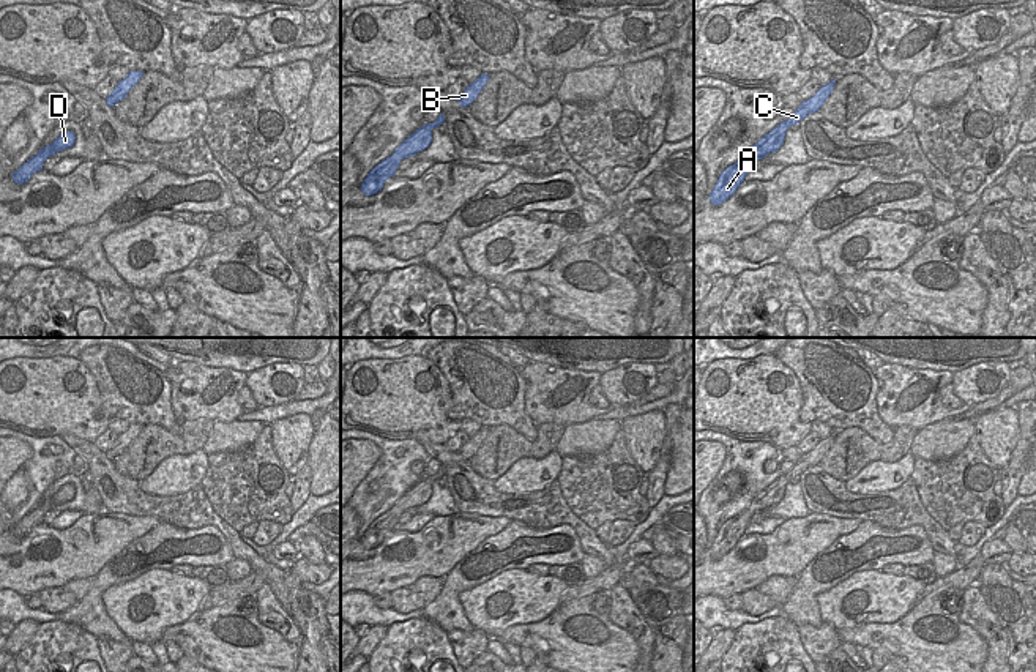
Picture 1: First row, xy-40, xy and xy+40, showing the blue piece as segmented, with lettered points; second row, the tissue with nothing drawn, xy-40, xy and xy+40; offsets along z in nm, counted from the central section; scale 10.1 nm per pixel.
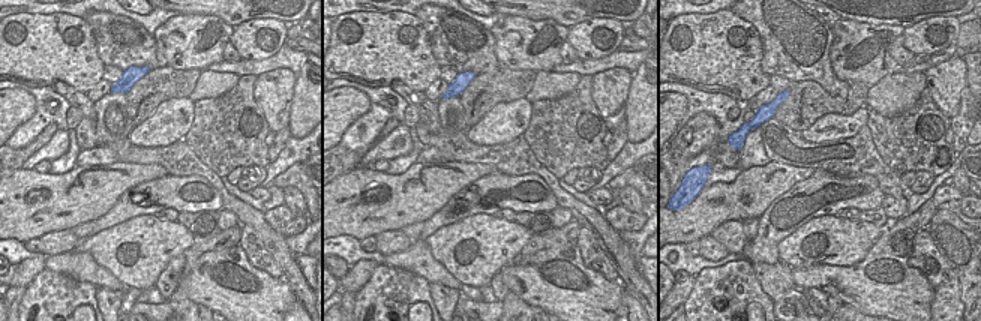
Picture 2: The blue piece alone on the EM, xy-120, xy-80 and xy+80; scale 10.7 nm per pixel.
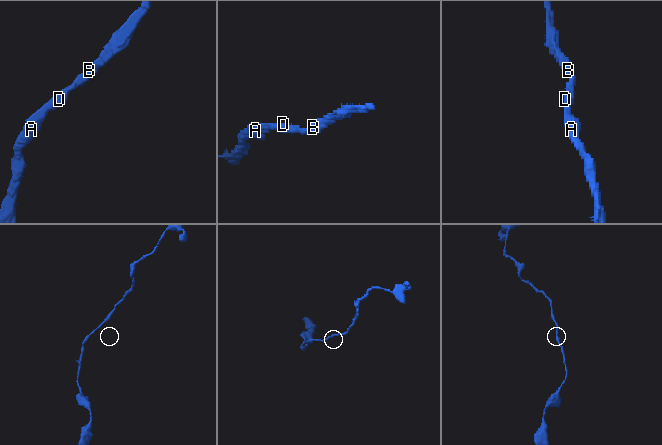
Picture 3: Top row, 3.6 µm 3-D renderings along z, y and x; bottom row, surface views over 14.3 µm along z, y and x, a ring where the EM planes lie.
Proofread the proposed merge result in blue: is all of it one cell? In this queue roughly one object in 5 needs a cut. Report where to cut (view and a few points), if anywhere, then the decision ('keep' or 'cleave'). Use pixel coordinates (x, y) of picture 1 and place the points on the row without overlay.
no cut | keep

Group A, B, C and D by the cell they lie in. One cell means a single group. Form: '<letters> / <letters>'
A B C D

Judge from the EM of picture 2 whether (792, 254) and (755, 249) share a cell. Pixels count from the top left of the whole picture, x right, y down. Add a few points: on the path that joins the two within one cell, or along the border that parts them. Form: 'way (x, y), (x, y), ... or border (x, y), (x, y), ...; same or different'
border (800, 225), (779, 243), (779, 260); different

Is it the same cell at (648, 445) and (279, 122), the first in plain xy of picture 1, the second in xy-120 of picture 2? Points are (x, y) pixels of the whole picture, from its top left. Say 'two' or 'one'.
one

